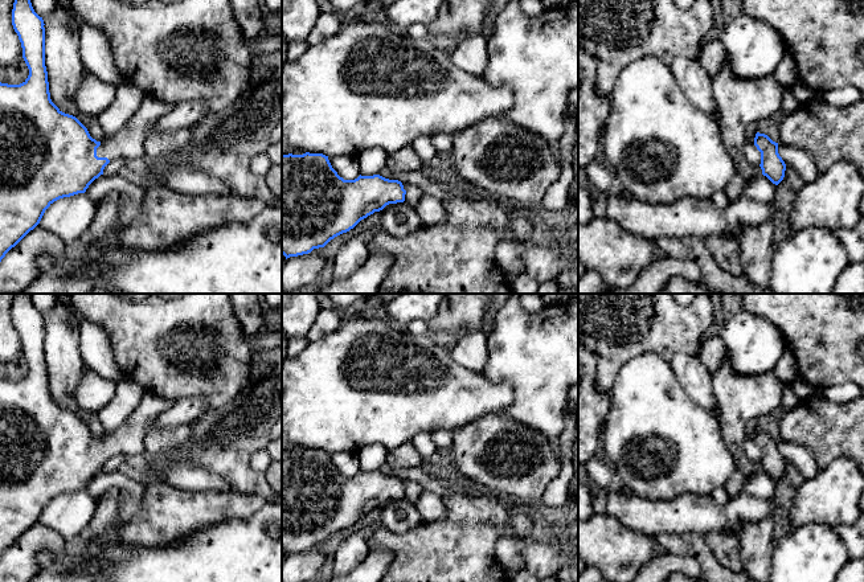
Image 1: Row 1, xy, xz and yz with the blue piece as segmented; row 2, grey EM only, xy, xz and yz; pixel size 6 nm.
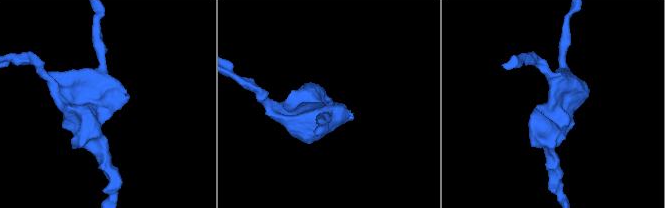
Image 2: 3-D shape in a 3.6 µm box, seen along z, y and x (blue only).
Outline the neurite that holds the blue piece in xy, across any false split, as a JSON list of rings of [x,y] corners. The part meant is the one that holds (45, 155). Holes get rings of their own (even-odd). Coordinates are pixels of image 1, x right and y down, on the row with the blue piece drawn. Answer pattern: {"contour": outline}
{"contour": [[[15,0],[12,9],[12,25],[21,42],[22,58],[29,69],[29,75],[20,85],[8,85],[0,82],[0,262],[12,247],[15,247],[30,230],[33,230],[40,224],[45,210],[54,201],[78,193],[85,193],[89,185],[101,175],[103,175],[105,167],[115,159],[143,159],[143,143],[151,134],[151,128],[163,115],[168,114],[175,106],[168,101],[146,95],[136,114],[118,134],[111,138],[105,138],[102,142],[97,142],[90,136],[87,128],[75,116],[62,112],[50,99],[48,71],[45,66],[45,24],[42,17],[40,17],[34,12],[30,0]]]}

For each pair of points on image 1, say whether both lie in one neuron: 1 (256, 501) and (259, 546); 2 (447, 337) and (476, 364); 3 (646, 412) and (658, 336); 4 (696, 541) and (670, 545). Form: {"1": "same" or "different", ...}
{"1": "different", "2": "different", "3": "different", "4": "same"}

